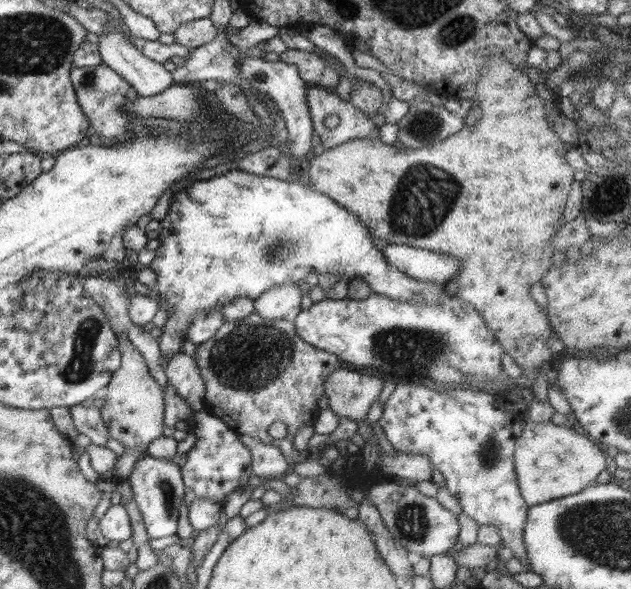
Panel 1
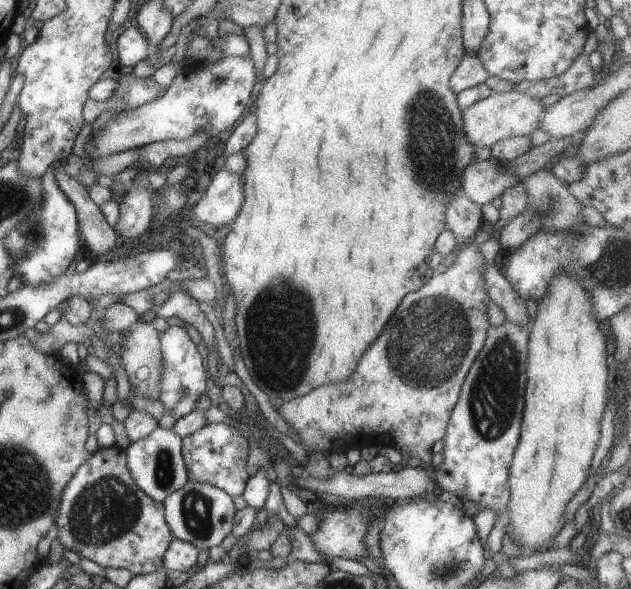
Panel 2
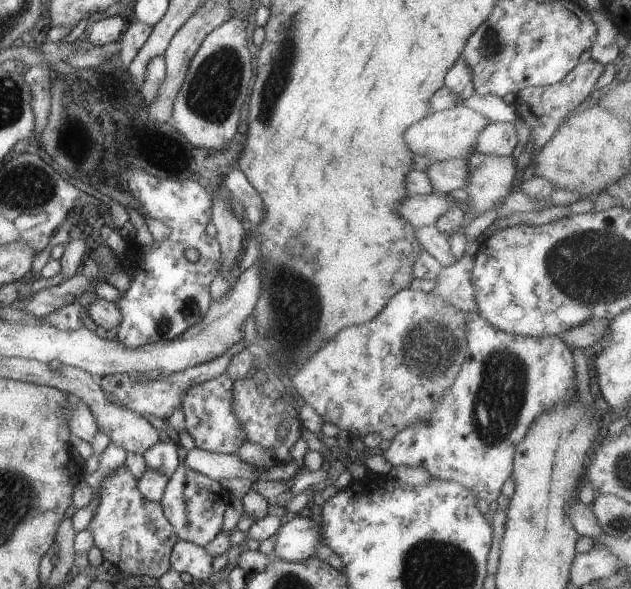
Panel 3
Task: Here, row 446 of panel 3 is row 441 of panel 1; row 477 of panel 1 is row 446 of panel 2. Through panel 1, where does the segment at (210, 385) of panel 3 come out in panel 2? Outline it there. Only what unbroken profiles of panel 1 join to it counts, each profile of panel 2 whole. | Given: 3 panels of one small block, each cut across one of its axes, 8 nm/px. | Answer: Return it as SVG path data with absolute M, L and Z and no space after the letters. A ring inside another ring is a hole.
M208 423L182 439L182 456L188 469L188 480L210 484L224 490L230 496L240 496L251 477L246 468L251 439L244 436L236 424Z

